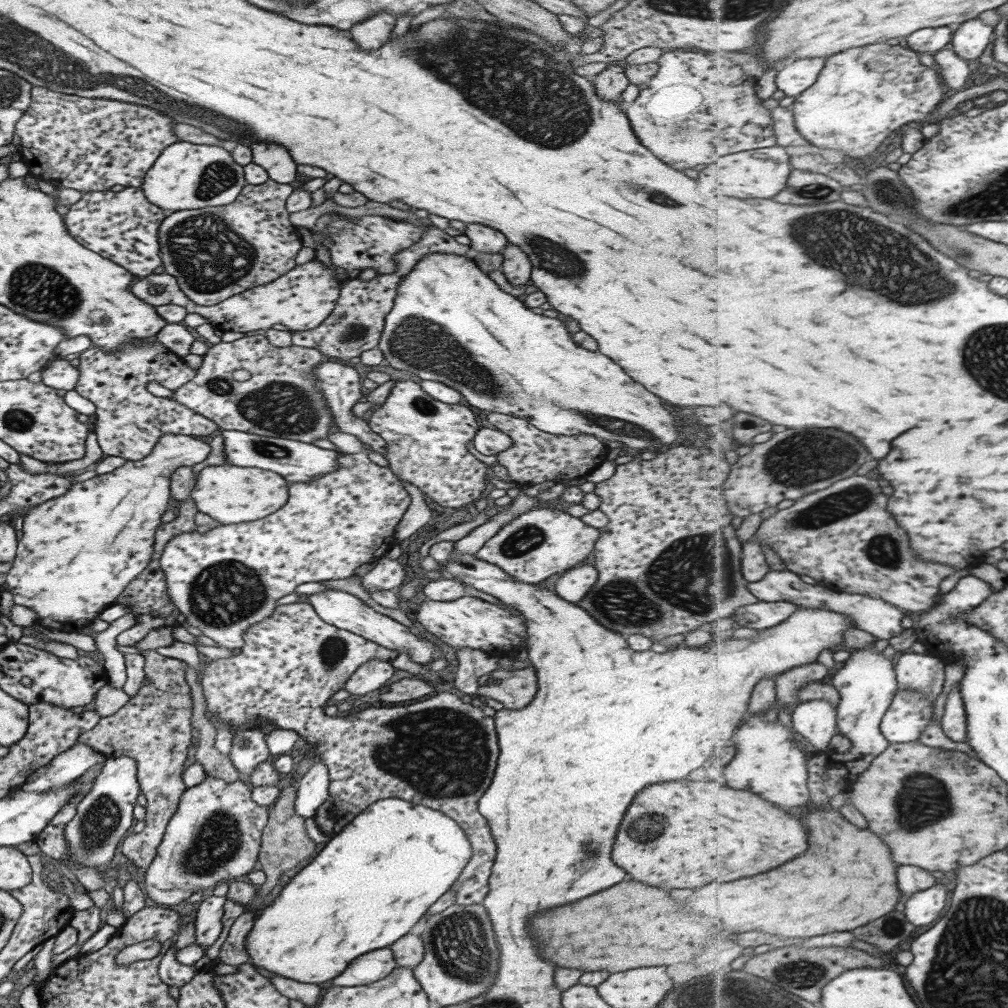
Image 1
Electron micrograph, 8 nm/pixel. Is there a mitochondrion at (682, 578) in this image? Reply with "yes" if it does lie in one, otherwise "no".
yes

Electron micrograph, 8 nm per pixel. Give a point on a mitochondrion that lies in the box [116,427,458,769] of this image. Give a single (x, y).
(226, 592)

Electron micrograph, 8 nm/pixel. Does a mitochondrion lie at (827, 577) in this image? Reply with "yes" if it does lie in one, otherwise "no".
no

